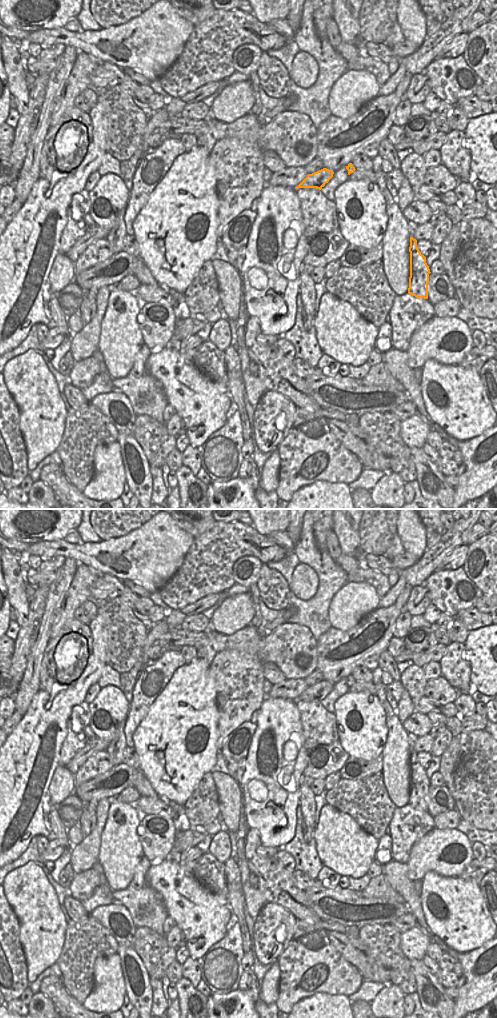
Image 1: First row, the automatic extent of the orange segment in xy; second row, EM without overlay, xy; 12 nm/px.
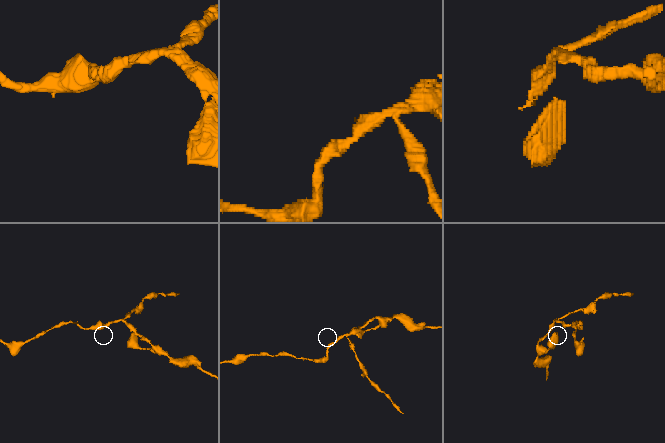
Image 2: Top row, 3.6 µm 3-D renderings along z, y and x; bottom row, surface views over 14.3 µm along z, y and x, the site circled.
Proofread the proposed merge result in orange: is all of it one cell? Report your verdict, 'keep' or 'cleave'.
cleave

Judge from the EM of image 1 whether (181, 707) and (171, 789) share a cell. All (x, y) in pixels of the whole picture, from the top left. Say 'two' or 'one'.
one

